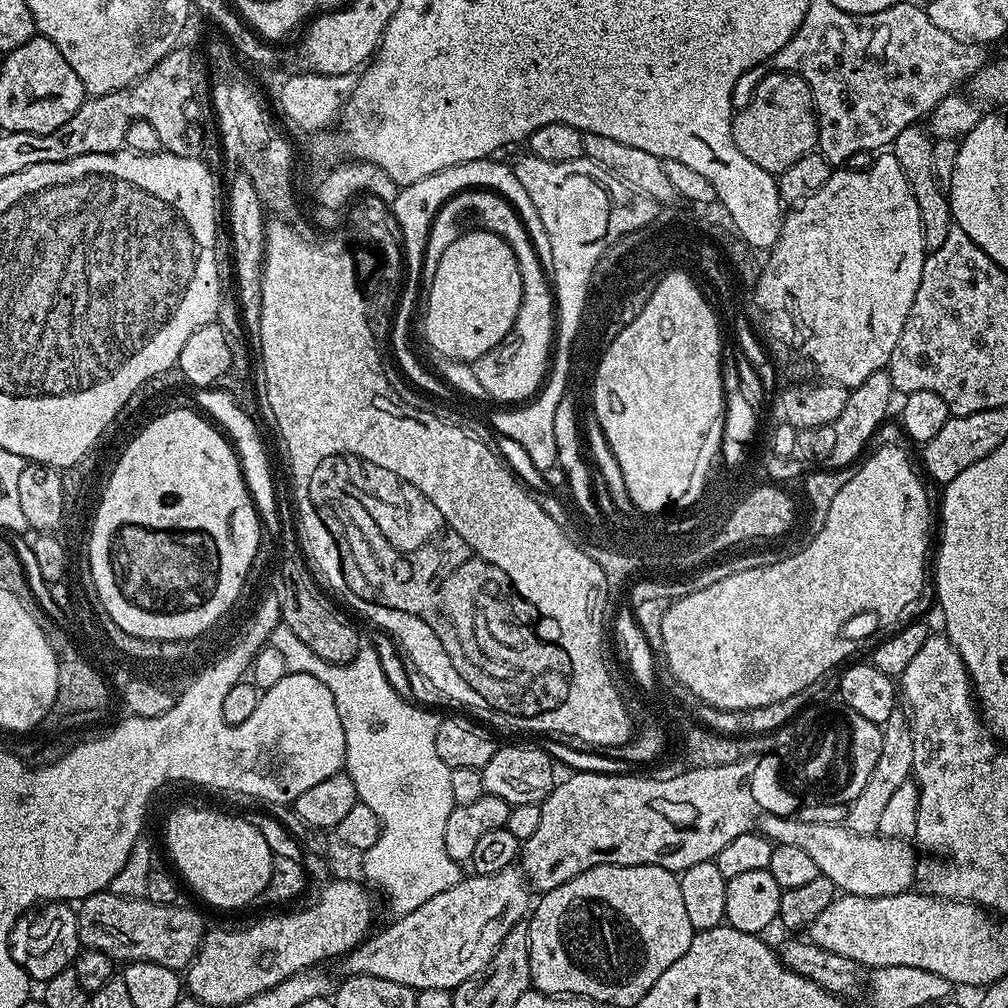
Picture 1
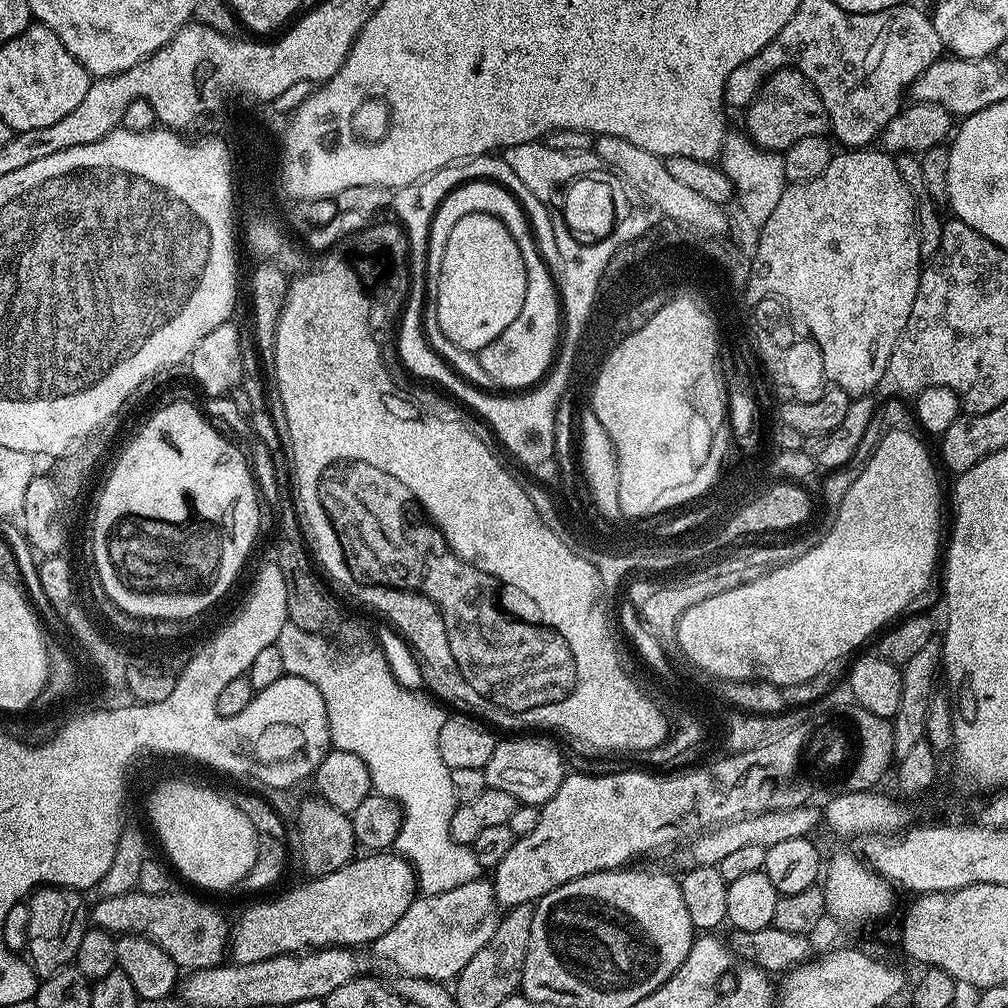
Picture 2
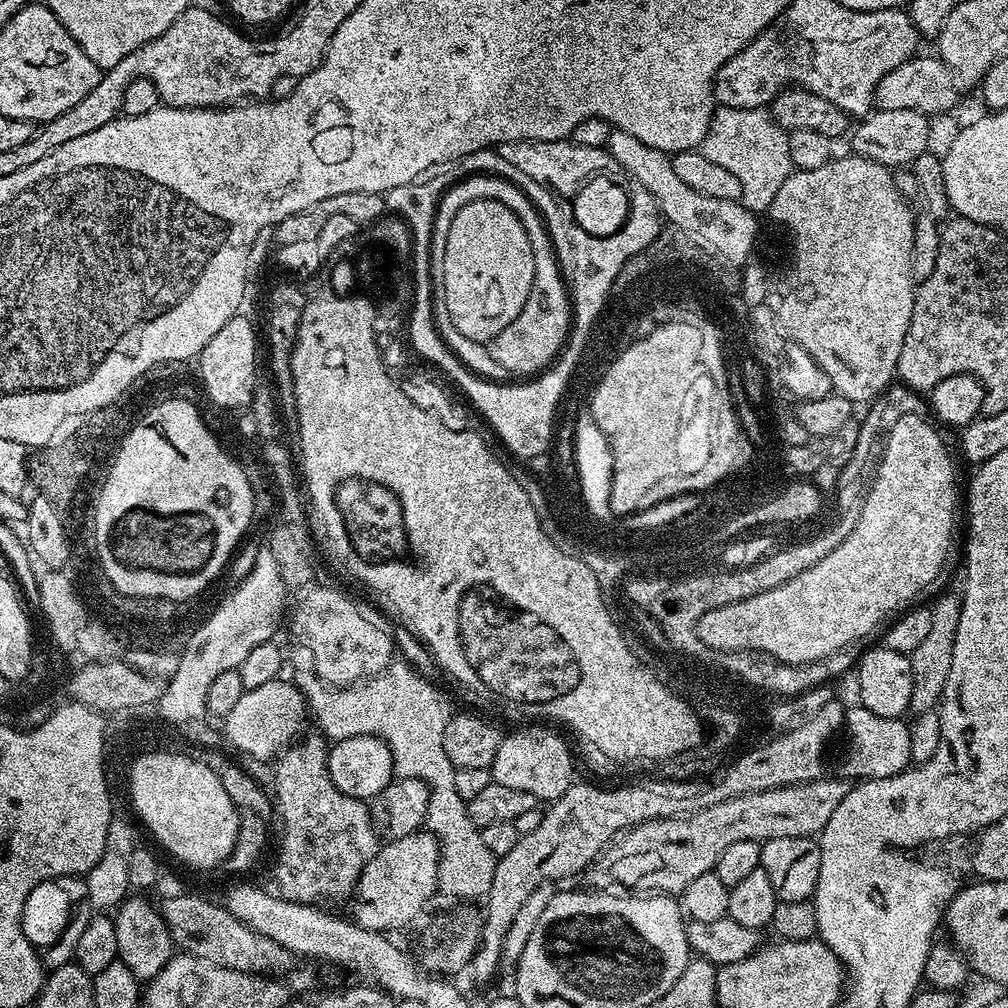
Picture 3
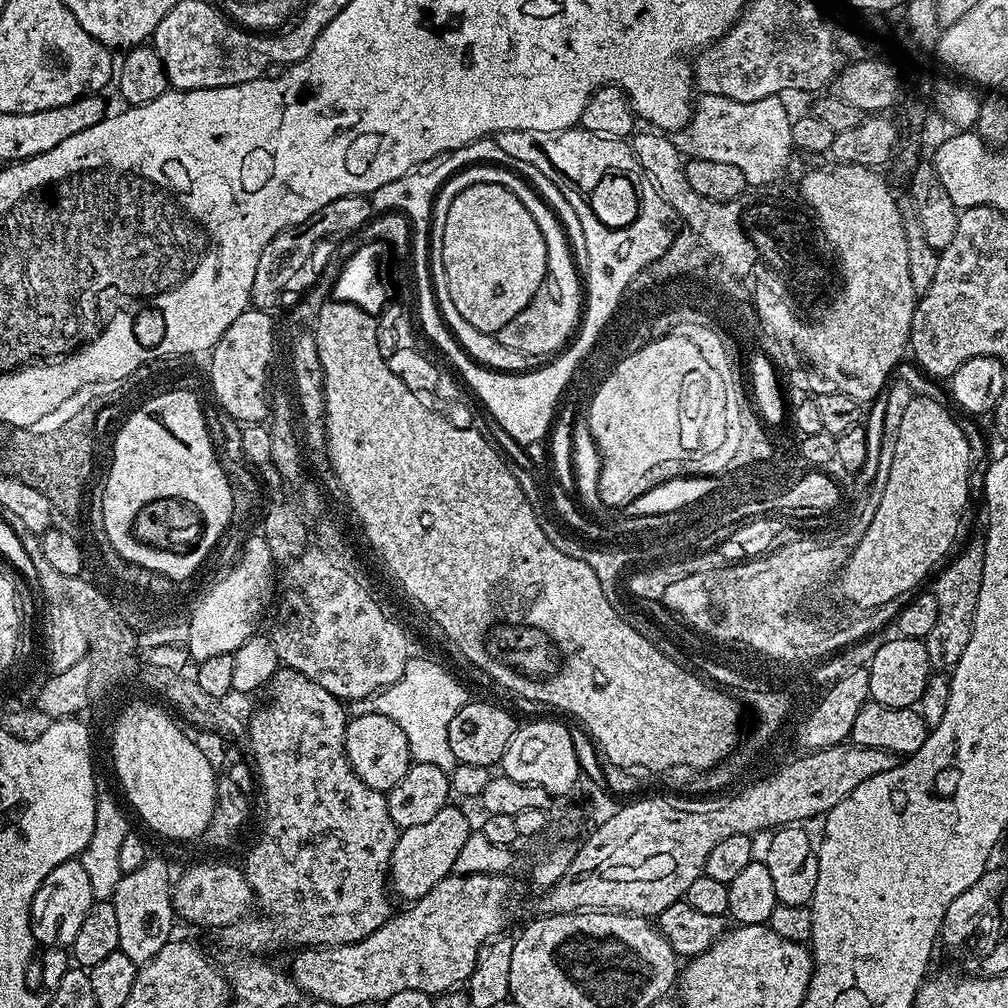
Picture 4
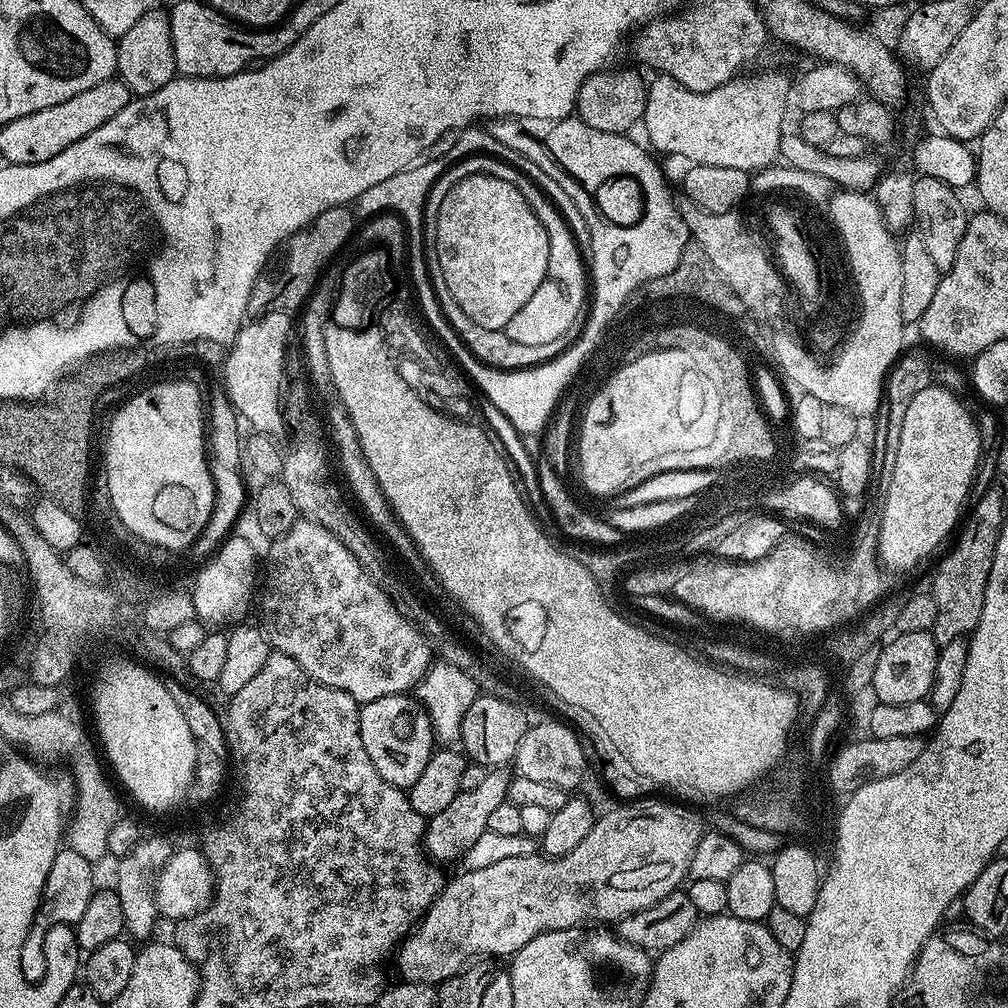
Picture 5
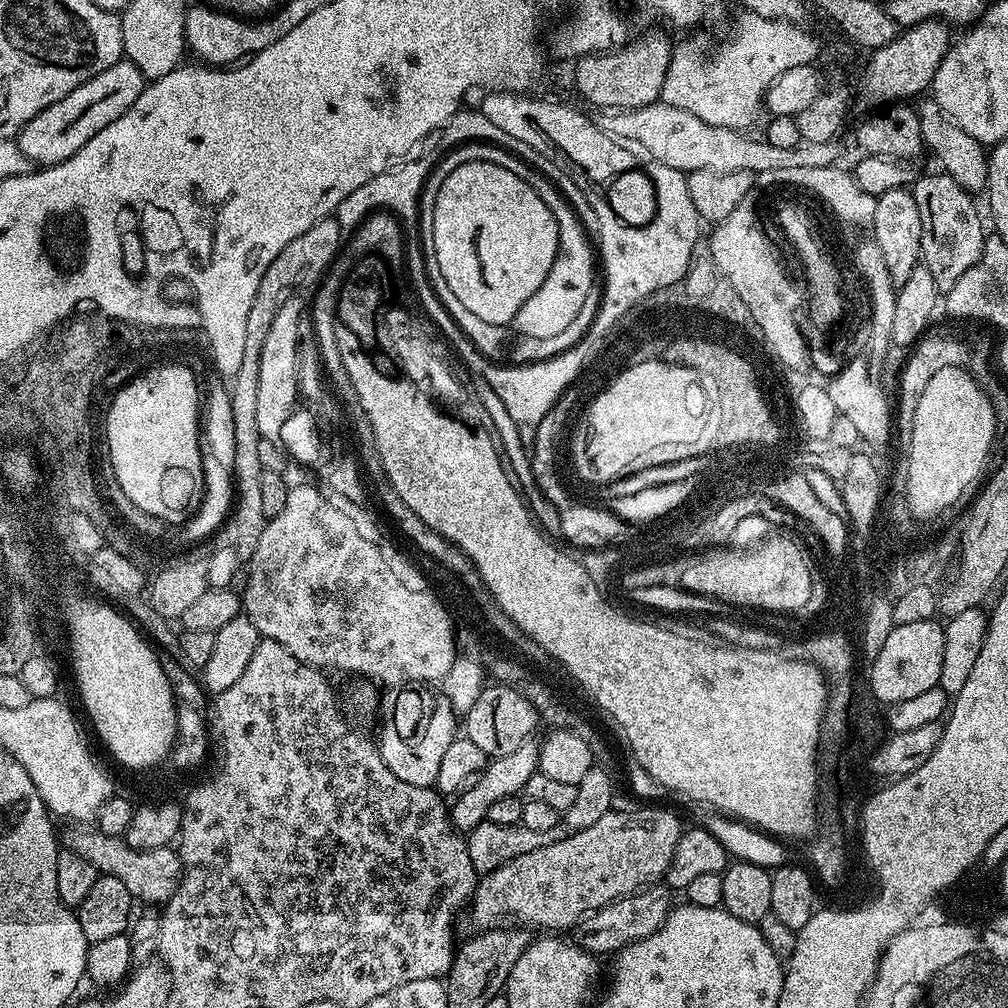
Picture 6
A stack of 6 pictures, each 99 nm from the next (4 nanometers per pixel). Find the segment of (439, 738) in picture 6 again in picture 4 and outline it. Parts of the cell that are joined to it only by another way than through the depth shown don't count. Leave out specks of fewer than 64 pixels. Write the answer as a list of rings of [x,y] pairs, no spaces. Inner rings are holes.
[[[371,710],[365,712],[365,716],[353,715],[349,719],[344,749],[358,778],[362,778],[366,786],[387,794],[395,784],[402,782],[406,770],[412,767],[412,751],[408,745],[408,738],[402,726],[398,726],[398,722]]]

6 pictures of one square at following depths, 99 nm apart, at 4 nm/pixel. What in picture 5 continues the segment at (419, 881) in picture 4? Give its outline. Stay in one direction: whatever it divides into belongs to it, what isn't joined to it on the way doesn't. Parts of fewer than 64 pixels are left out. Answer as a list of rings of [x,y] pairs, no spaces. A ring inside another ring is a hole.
[[[488,770],[479,786],[460,791],[454,802],[446,806],[446,810],[431,816],[422,837],[425,853],[436,862],[459,861],[466,854],[466,850],[470,850],[470,846],[474,846],[474,842],[478,842],[478,838],[482,838],[482,834],[488,831],[486,822],[490,819],[492,811],[506,803],[509,779],[509,773],[504,773],[504,770]]]

